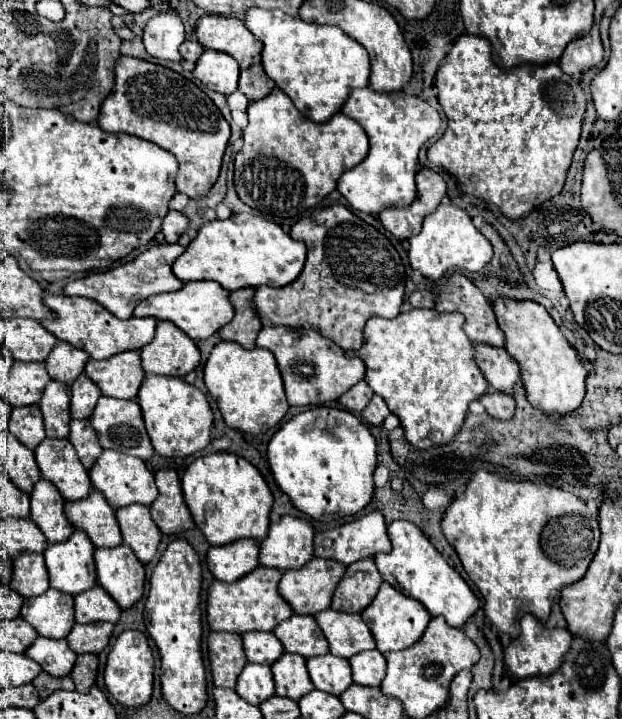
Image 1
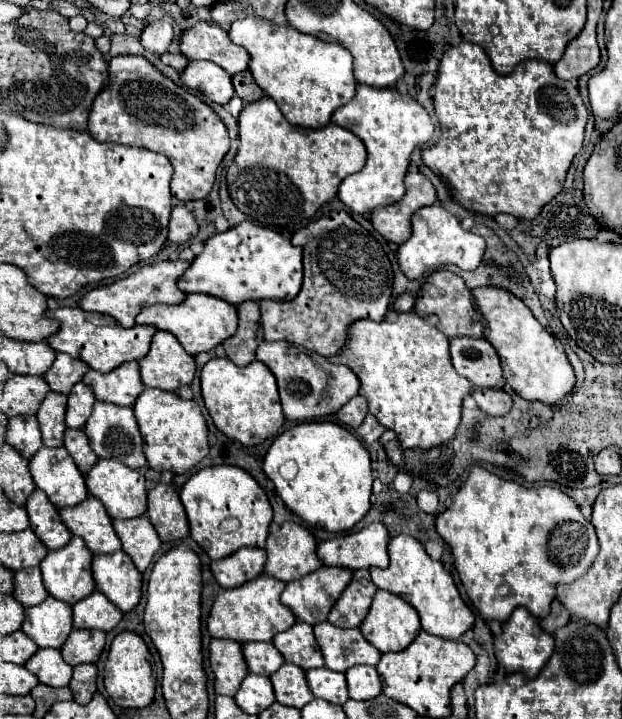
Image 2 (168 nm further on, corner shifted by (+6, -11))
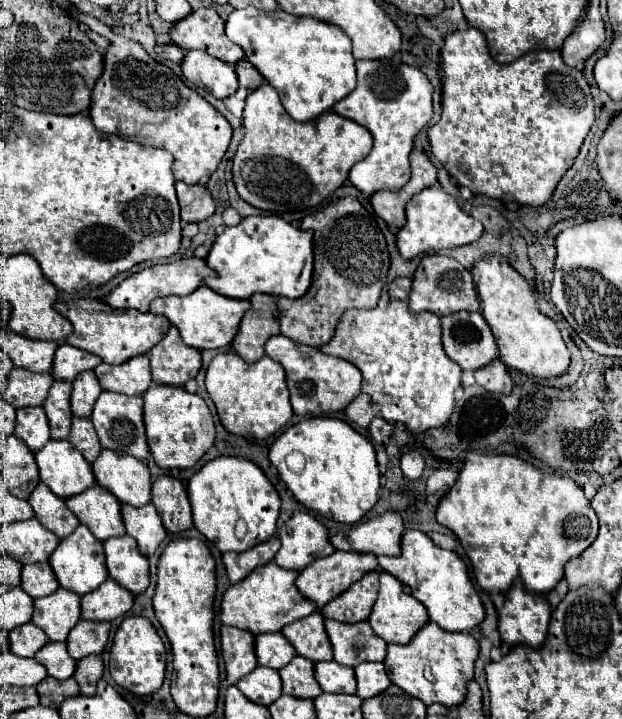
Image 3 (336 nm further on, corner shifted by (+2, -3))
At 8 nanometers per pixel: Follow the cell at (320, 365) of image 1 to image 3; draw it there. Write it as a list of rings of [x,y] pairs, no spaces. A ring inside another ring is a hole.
[[[273,335],[265,343],[265,353],[283,365],[287,375],[287,387],[291,393],[291,407],[299,415],[323,415],[323,413],[335,413],[343,411],[359,393],[361,393],[361,371],[347,363],[345,359],[317,353],[317,349],[311,349],[303,353],[299,345],[285,335]]]

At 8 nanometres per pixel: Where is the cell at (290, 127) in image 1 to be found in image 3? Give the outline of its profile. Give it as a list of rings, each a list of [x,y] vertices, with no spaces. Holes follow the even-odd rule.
[[[263,83],[263,87],[251,91],[245,103],[247,103],[243,113],[245,139],[241,141],[233,157],[233,183],[241,199],[261,211],[291,213],[291,211],[305,211],[317,207],[327,195],[331,195],[337,187],[343,185],[343,181],[349,175],[349,169],[355,163],[359,163],[363,157],[367,157],[373,149],[373,137],[365,127],[333,111],[327,111],[321,117],[307,123],[293,121],[283,109],[277,91],[269,83]],[[283,161],[293,163],[297,167],[283,167]]]

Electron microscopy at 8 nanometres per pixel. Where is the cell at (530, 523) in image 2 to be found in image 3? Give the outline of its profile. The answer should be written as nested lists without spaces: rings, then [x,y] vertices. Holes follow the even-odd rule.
[[[479,453],[467,455],[455,485],[439,503],[437,521],[457,535],[473,565],[473,575],[479,587],[489,593],[505,593],[517,579],[531,593],[545,595],[553,591],[553,587],[563,579],[565,563],[579,557],[595,541],[599,529],[591,503],[571,477],[545,475],[513,455]]]

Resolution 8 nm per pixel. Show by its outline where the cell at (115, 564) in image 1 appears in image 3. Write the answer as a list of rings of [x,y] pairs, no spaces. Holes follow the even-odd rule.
[[[129,535],[111,537],[103,541],[103,547],[109,577],[133,595],[143,593],[149,587],[149,563],[147,557],[139,555],[135,539]]]

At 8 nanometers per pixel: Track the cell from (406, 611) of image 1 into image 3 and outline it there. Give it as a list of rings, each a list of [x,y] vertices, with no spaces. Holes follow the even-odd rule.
[[[381,573],[381,585],[379,585],[379,597],[373,605],[373,611],[369,615],[369,625],[373,627],[373,631],[383,637],[387,643],[409,643],[413,639],[413,635],[429,621],[429,615],[425,611],[425,607],[411,595],[405,591],[405,585],[395,579],[393,575]]]

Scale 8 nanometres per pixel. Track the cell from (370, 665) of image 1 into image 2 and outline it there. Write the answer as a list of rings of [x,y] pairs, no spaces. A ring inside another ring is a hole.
[[[355,665],[347,673],[349,697],[355,701],[367,701],[381,693],[381,677],[371,665]]]

